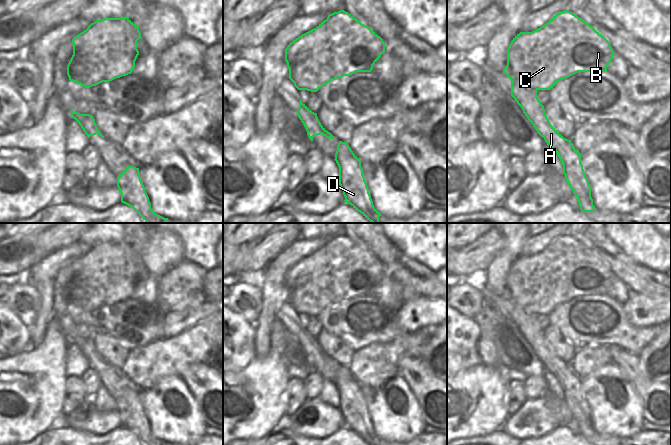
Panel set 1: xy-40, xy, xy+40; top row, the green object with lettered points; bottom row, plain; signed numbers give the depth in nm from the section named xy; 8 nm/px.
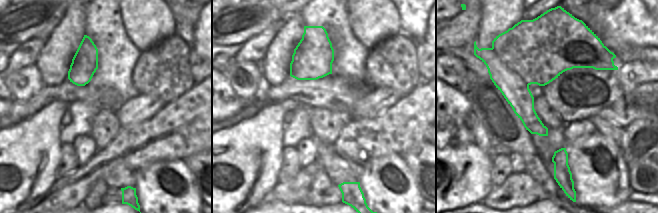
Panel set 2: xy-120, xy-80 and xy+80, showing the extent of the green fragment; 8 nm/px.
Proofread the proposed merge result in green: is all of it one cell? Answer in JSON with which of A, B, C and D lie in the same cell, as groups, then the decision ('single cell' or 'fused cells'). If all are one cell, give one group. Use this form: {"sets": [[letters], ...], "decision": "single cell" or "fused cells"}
{"sets": [["A", "D"], ["B", "C"]], "decision": "fused cells"}

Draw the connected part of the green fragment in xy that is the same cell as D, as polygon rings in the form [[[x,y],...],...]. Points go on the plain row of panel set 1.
[[[339,365],[334,383],[339,391],[339,409],[345,426],[360,436],[369,445],[379,445],[382,440],[374,431],[361,385],[347,366]]]

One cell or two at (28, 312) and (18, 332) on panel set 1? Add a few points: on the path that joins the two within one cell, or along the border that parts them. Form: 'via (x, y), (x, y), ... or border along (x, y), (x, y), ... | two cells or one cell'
border along (10, 307), (30, 328) | two cells

